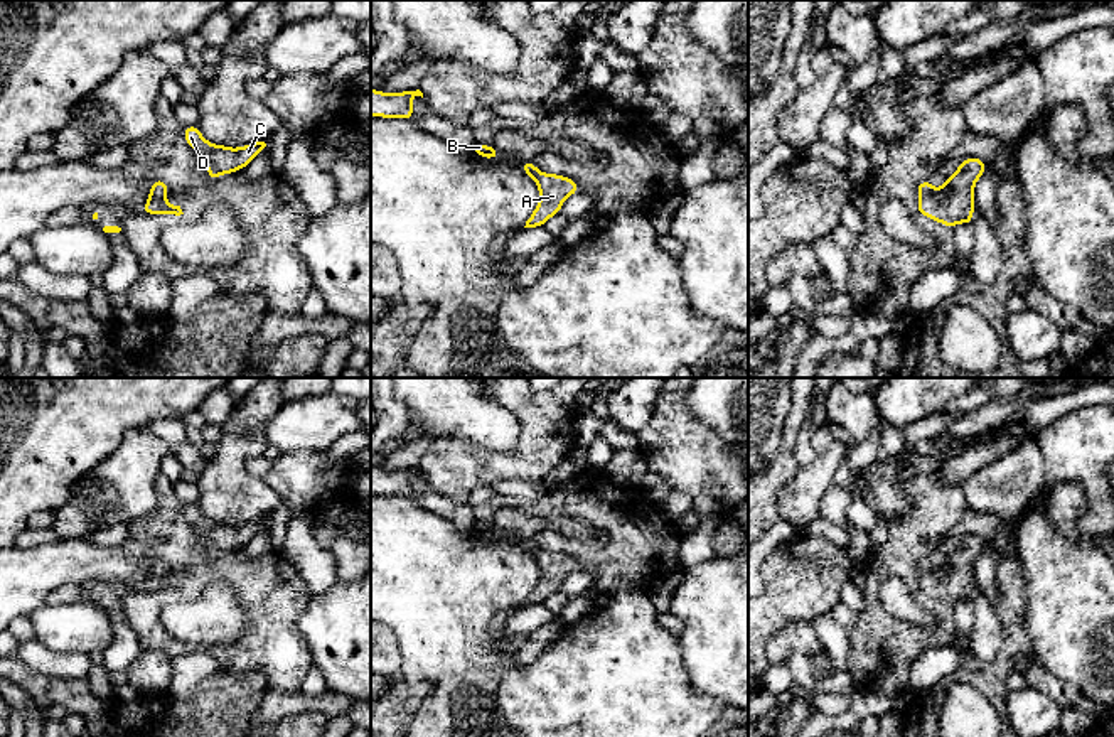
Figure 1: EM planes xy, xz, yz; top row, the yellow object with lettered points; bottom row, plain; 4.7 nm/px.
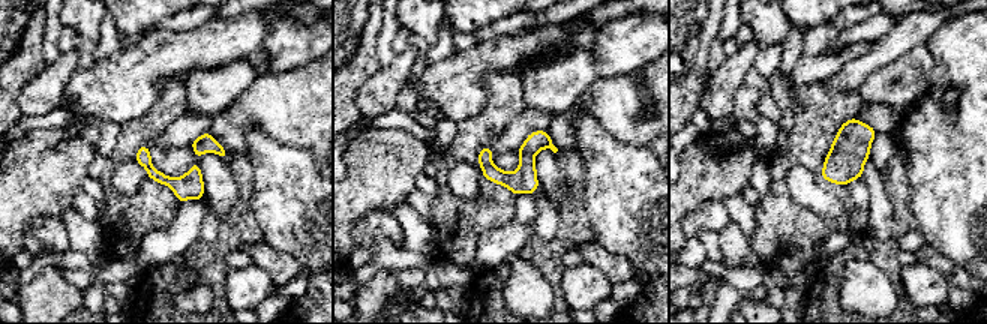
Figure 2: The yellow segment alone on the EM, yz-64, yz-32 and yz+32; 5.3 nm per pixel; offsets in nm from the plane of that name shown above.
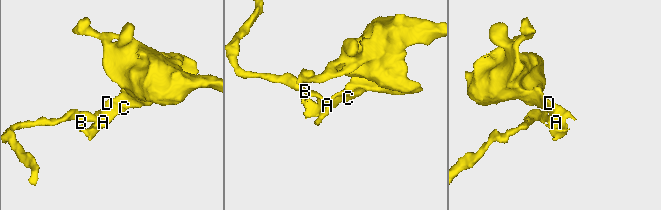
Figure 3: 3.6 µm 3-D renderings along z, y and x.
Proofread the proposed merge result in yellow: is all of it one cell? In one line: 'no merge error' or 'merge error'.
merge error

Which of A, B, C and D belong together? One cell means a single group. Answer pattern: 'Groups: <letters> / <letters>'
Groups: A C D / B

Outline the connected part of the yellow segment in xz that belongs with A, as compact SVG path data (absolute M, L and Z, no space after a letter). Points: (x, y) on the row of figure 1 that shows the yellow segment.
M538 172L529 174L529 177L538 184L539 202L524 228L539 228L560 212L566 197L578 192L578 184L576 180L558 174Z

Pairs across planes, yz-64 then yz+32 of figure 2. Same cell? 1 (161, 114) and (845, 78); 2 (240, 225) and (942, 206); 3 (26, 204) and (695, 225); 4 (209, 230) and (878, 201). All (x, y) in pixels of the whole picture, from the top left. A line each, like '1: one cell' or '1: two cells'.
1: two cells
2: two cells
3: two cells
4: one cell

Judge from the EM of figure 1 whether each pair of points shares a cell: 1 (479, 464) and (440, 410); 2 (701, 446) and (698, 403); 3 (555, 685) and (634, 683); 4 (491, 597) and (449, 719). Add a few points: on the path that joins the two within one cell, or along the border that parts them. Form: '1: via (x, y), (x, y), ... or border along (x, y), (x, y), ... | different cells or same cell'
1: border along (433, 441), (460, 439), (501, 451) | different cells
2: border along (685, 395), (685, 405), (728, 446) | different cells
3: via (575, 685), (614, 685) | same cell
4: via (462, 628), (462, 688) | same cell

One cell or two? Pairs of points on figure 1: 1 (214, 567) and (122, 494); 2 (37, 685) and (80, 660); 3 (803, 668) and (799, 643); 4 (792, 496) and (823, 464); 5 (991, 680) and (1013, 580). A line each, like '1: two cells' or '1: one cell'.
1: two cells
2: two cells
3: two cells
4: one cell
5: one cell

